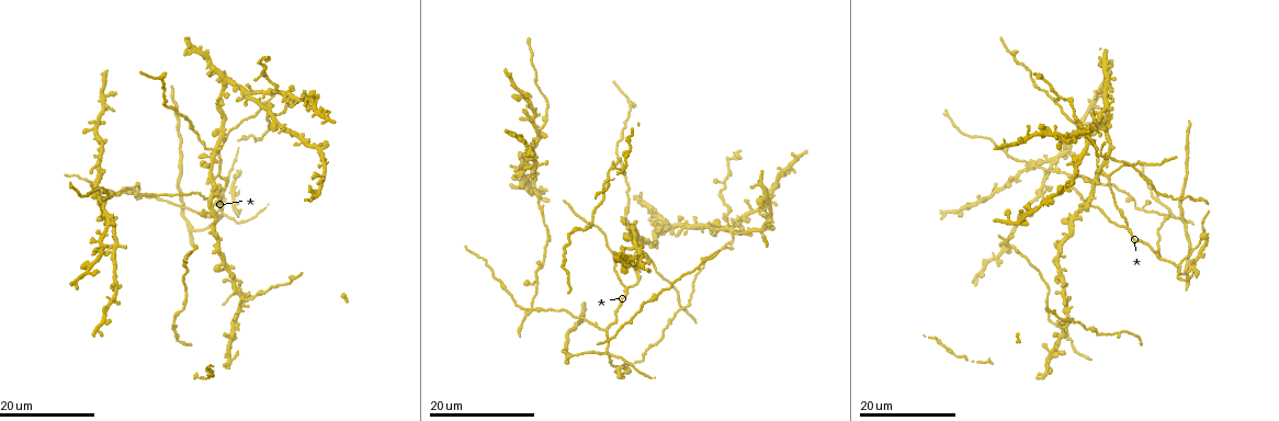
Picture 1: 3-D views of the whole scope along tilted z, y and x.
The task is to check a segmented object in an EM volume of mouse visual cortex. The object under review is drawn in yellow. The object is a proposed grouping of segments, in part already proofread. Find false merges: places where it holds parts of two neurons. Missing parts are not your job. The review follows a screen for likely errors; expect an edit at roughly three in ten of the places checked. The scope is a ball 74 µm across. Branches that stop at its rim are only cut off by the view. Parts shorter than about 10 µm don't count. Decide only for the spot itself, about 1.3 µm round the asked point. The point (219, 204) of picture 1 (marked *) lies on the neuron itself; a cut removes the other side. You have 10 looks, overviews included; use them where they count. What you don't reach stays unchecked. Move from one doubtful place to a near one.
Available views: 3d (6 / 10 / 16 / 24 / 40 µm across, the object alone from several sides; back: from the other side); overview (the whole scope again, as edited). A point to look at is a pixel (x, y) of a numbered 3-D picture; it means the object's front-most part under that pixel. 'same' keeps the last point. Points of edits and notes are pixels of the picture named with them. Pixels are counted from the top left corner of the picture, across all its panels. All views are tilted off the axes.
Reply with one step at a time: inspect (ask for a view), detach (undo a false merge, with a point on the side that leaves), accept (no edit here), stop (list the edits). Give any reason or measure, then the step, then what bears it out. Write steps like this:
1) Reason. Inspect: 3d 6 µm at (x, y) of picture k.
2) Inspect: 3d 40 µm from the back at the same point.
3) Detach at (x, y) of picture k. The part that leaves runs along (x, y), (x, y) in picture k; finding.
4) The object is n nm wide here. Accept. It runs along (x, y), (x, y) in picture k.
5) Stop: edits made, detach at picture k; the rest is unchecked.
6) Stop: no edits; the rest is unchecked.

Three arms meet. Inspect: 3d 16 µm at (1124, 228) of picture 1.

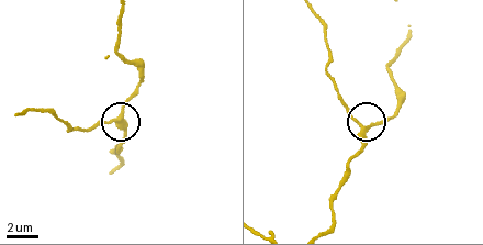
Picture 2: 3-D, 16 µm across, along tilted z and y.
Zoom in. Inspect: 3d 6 µm at (360, 126) of picture 2.

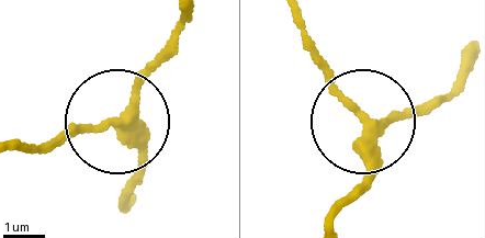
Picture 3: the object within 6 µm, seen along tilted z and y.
Accept. It runs along (340, 207), (369, 174), (370, 150), (300, 33) in picture 3; continuous, no second neuron.

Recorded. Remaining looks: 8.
Small branch off a trunk. Inspect: 3d 24 µm at (1108, 173) of picture 1.

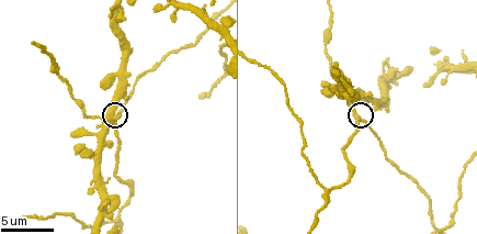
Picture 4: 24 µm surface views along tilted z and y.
Inspect: 3d 10 µm at (356, 116) of picture 4.

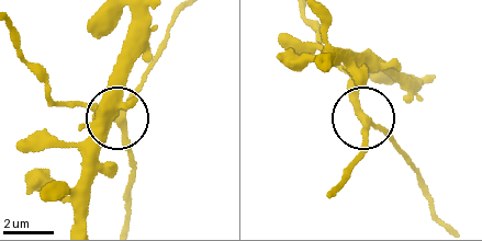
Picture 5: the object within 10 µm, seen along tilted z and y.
Accept. It runs along (335, 195), (360, 159), (365, 123), (401, 148) in picture 5; all the same neuron.

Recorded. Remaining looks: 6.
Four arms meet. Inspect: 3d 24 µm at (606, 354) of picture 1.

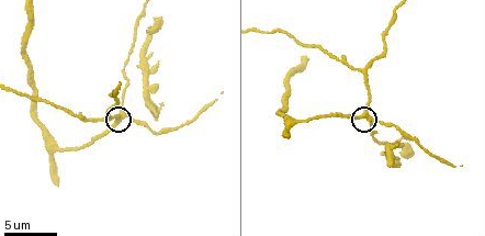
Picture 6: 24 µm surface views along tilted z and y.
Zoom in. Inspect: 3d 10 µm at (364, 114) of picture 6.

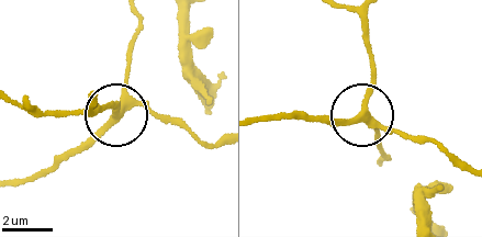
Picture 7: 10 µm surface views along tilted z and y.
4 arms meet here. Accept. All the same neuron.

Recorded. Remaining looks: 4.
Arms part here. Inspect: 3d 16 µm at (222, 265) of picture 1.

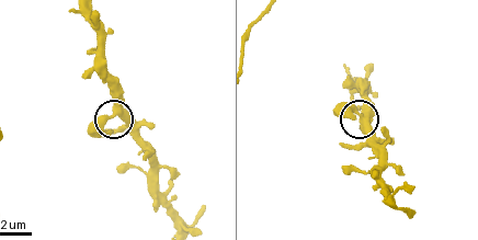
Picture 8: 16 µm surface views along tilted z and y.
Inspect: 3d 10 µm at (365, 122) of picture 8.

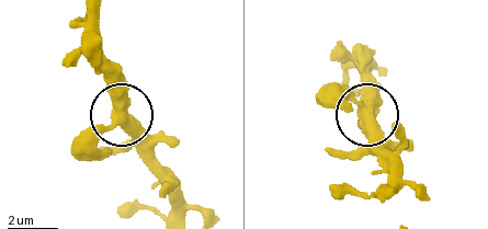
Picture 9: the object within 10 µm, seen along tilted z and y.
Inspect: 3d 10 µm from the back at (365, 115) of picture 9.

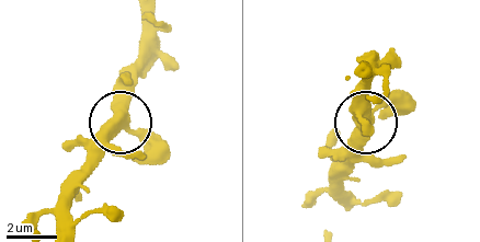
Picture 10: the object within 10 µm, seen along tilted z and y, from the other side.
The side arm is 34 µm long. Accept. Continuous, no second neuron.

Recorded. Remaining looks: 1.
Stop: no edits; the rest is unchecked.

